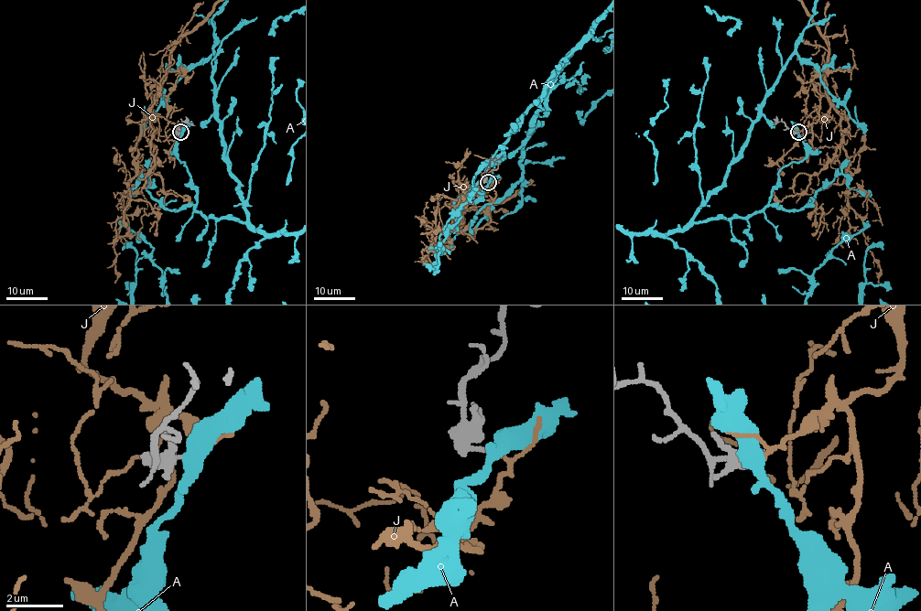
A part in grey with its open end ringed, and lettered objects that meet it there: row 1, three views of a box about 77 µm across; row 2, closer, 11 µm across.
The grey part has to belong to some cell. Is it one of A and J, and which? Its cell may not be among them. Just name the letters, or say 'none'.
J

